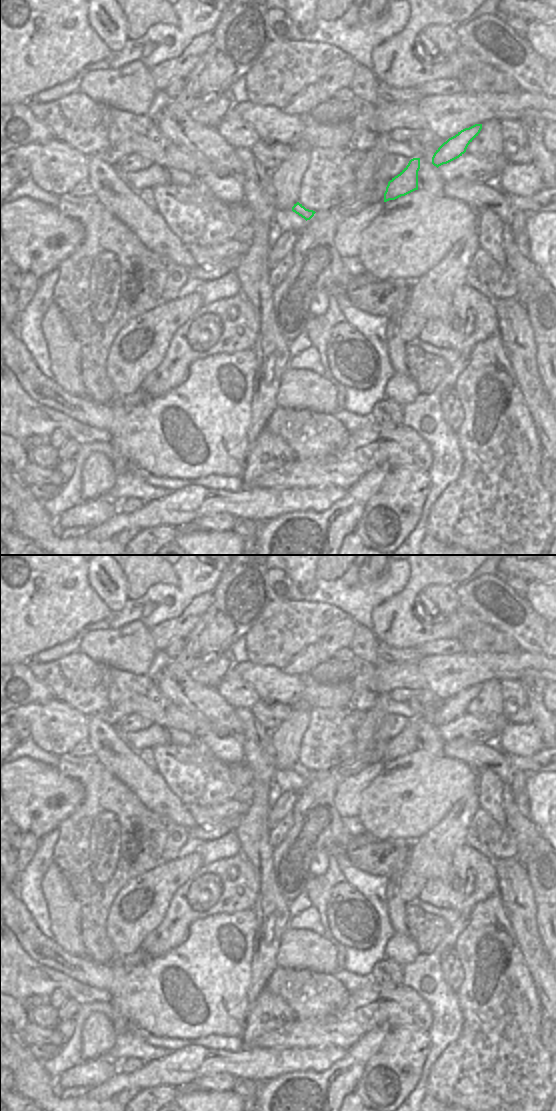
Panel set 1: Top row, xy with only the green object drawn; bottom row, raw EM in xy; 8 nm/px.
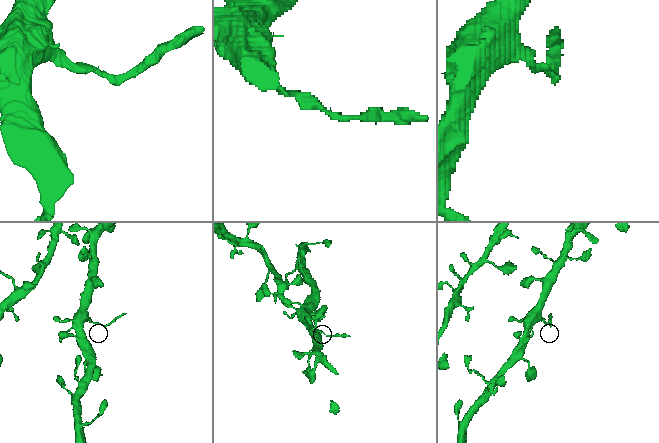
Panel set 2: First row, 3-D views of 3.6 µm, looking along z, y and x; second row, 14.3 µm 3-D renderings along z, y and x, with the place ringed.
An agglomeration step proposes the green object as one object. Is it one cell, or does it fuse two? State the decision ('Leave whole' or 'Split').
Split.

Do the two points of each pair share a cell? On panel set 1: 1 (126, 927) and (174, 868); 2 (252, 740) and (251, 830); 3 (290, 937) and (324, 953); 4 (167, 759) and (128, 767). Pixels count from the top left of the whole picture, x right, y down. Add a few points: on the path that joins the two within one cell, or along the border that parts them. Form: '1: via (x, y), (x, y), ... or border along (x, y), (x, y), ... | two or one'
1: via (142, 918), (156, 904), (158, 887), (161, 884) | one
2: via (262, 762), (262, 803), (259, 808) | one
3: via (298, 945), (304, 950), (316, 953) | one
4: border along (155, 770), (169, 789) | two

